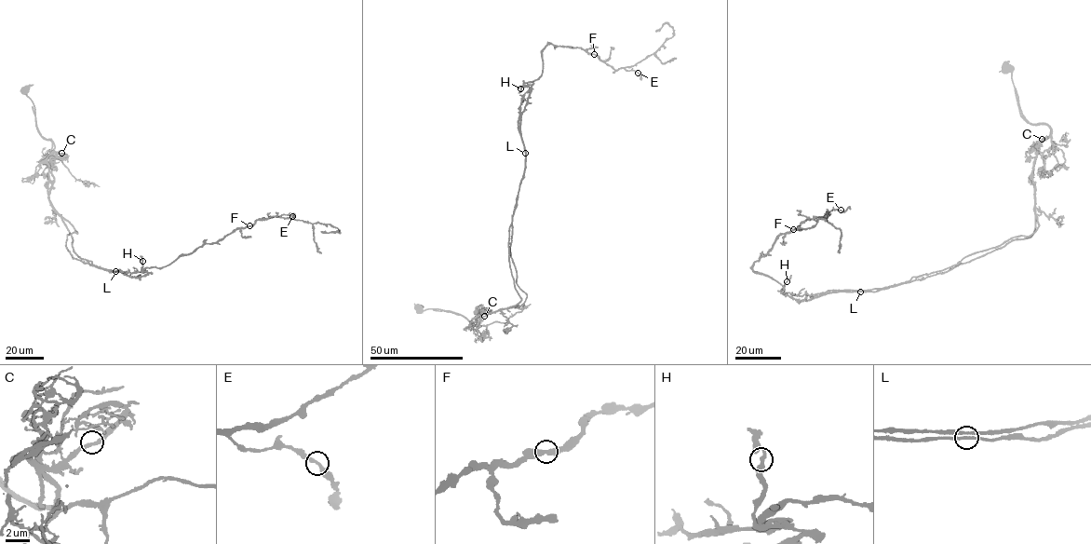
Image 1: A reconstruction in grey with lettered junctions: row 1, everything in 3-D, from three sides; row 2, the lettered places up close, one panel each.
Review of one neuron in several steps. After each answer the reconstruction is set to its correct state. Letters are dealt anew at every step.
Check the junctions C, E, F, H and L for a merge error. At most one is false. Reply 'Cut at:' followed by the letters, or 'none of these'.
Cut at: L

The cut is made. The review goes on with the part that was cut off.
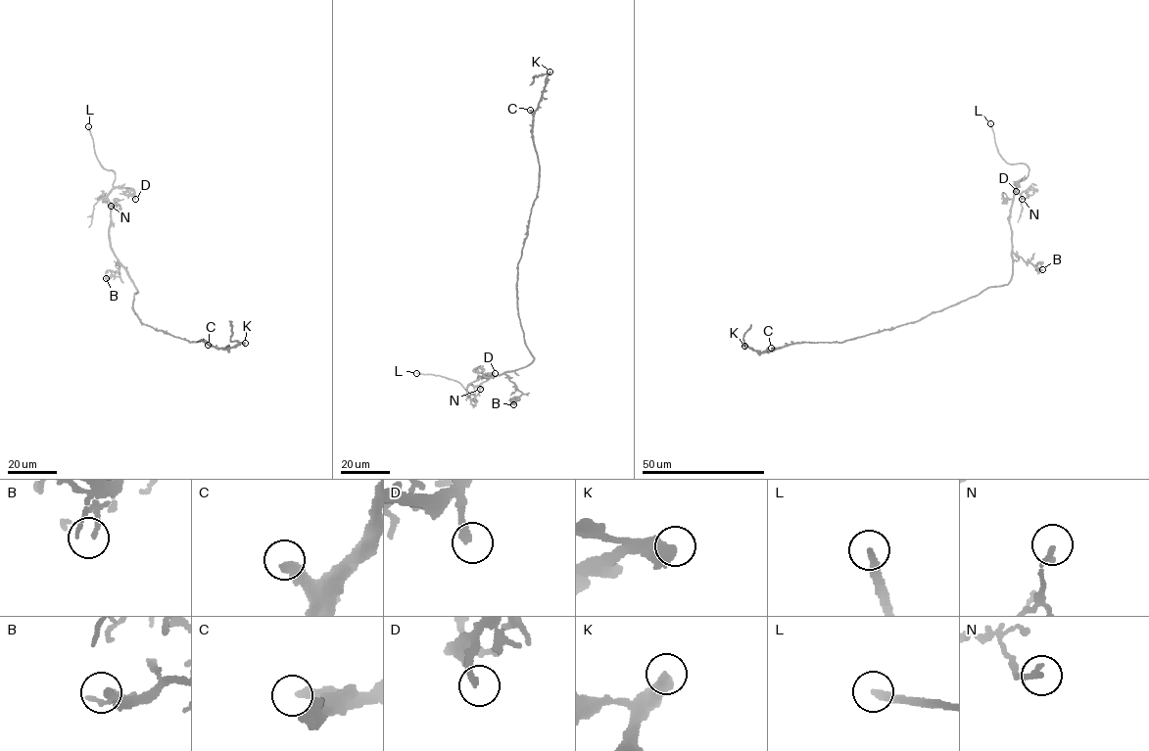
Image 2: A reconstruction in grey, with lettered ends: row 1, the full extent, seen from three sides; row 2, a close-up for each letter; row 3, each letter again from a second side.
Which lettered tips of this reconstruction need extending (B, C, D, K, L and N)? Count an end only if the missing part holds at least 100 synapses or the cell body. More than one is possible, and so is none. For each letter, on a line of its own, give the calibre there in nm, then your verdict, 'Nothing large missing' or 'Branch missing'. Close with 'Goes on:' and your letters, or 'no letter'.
B: Thickness 110 nm. Nothing large missing
C: Thickness 360 nm. Nothing large missing
D: Thickness 220 nm. Nothing large missing
K: Thickness 550 nm. Branch missing
L: Thickness 240 nm. Branch missing
N: Thickness 200 nm. Nothing large missing
Goes on: K, L

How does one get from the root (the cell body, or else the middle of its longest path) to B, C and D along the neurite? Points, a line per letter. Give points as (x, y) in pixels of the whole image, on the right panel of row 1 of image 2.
B: (946, 307), (989, 287), (1007, 284), (1013, 270), (1013, 253), (1042, 269)
C: (946, 307), (916, 321), (841, 342), (793, 343), (771, 348)
D: (946, 307), (989, 287), (1008, 283), (1013, 262), (1010, 208), (1014, 190), (1022, 180), (1019, 180), (1016, 191)

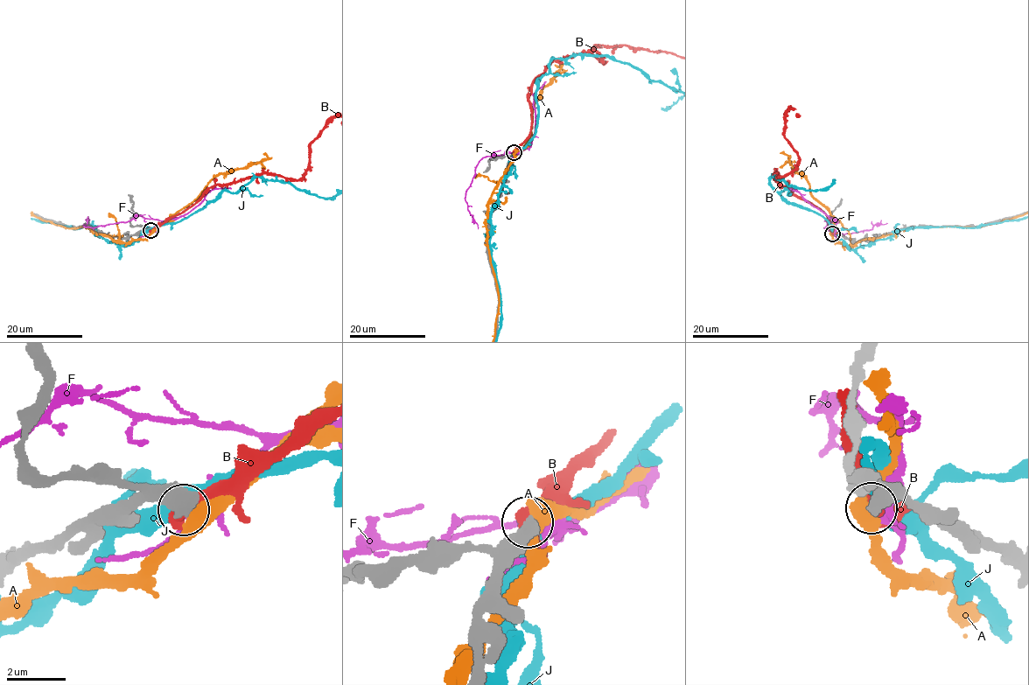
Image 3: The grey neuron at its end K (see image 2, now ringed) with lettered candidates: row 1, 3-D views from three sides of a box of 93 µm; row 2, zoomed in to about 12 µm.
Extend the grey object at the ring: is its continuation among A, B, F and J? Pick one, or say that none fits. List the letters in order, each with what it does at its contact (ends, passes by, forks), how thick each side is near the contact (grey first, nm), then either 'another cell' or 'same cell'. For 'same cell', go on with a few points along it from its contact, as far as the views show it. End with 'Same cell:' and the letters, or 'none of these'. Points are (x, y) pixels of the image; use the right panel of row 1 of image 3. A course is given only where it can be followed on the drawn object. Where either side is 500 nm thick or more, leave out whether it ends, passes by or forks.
A: calibres 550 and 550 nm; another cell
B: calibres 600 and 360 nm; same cell
F: calibres 650 and 320 nm; another cell
J: calibres 750 and 500 nm; another cell
Same cell: B

